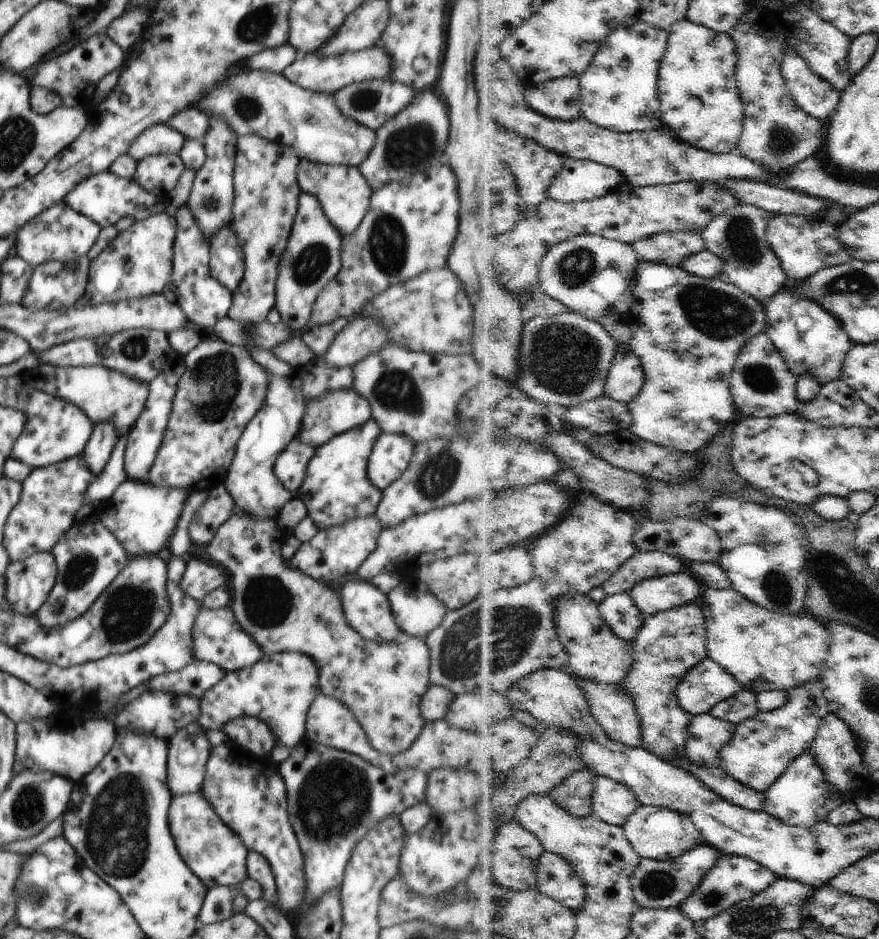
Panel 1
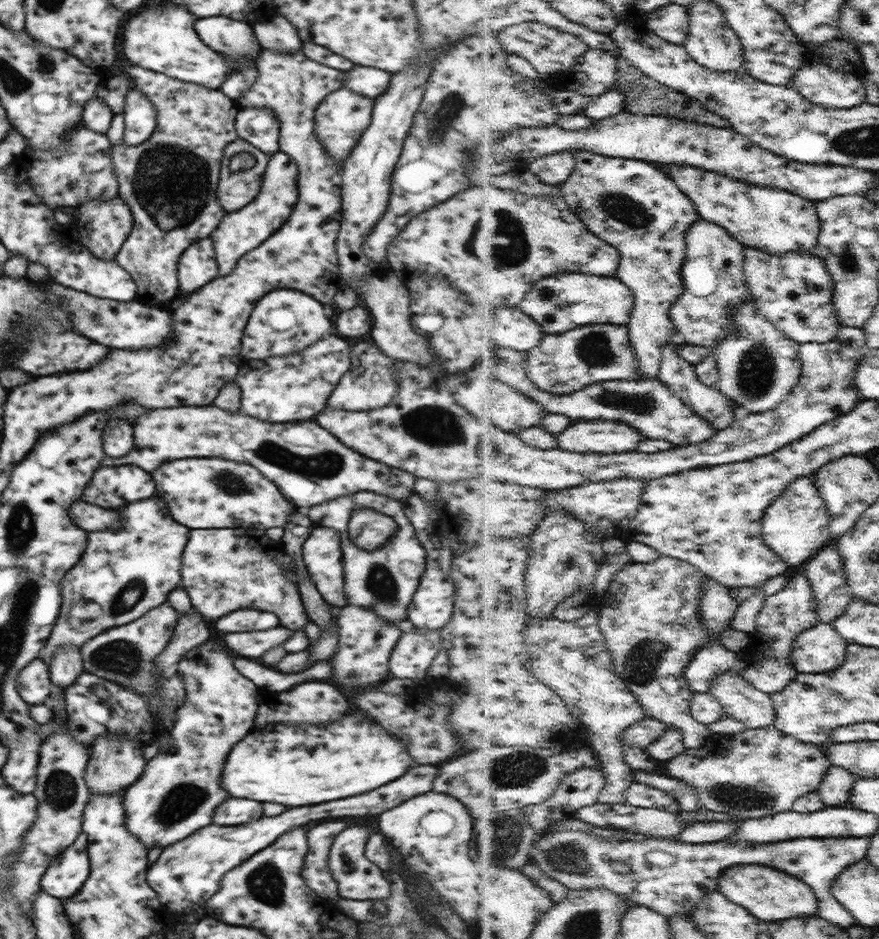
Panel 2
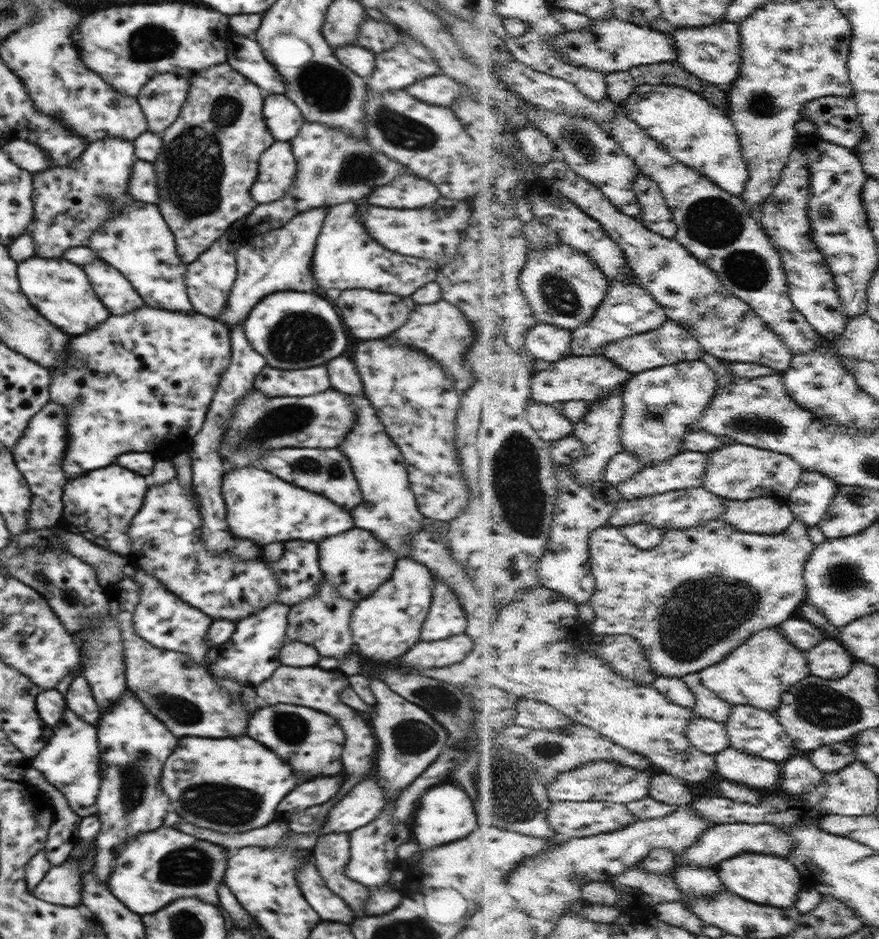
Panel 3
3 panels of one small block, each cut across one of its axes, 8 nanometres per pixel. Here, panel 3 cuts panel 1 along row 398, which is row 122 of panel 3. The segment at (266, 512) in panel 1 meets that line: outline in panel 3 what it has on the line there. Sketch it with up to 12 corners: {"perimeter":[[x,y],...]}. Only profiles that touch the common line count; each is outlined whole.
{"perimeter":[[264,94],[263,117],[275,141],[305,123],[286,95]]}

